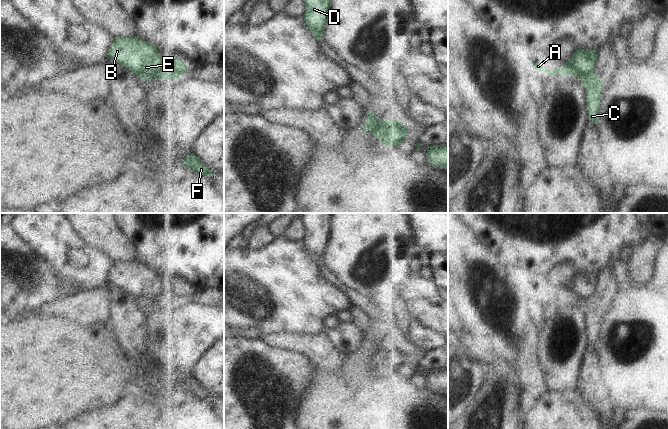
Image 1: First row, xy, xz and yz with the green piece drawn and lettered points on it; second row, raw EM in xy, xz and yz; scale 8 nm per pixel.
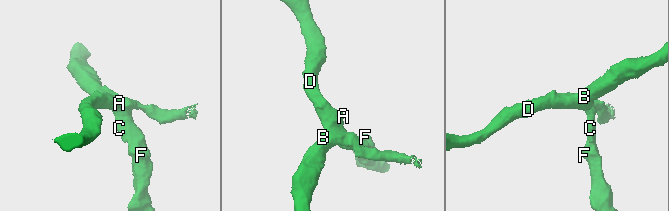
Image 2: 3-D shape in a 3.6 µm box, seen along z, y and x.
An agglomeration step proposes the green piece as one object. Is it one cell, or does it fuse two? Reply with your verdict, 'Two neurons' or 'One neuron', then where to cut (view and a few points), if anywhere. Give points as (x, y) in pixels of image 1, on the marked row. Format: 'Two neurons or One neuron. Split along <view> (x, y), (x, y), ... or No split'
Two neurons. Split along yz (593, 72), (579, 78).

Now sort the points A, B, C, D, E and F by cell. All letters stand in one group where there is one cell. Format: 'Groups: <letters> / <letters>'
Groups: A B D E / C F.

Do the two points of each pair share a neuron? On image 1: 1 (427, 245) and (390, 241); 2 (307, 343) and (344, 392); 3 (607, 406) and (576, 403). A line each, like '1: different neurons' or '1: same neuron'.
1: different neurons
2: different neurons
3: different neurons

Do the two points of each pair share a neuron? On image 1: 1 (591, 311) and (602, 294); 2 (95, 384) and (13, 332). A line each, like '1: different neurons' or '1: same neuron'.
1: same neuron
2: same neuron

